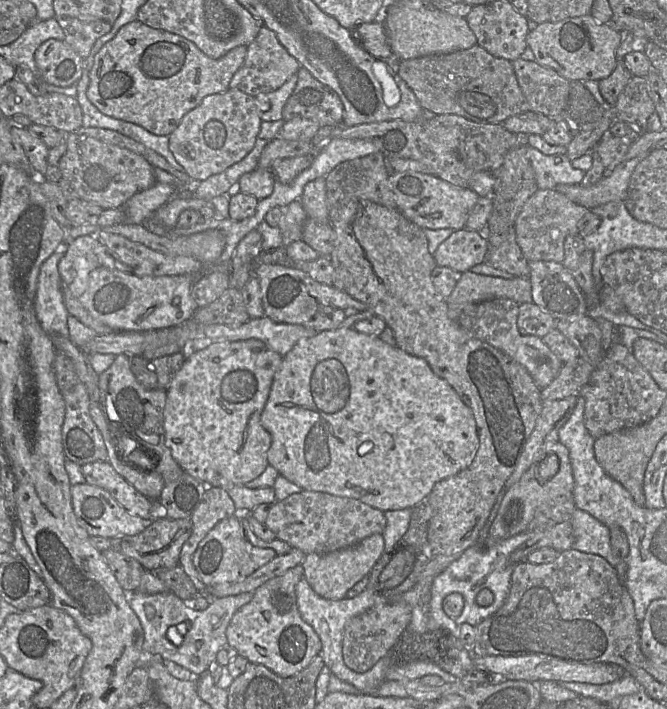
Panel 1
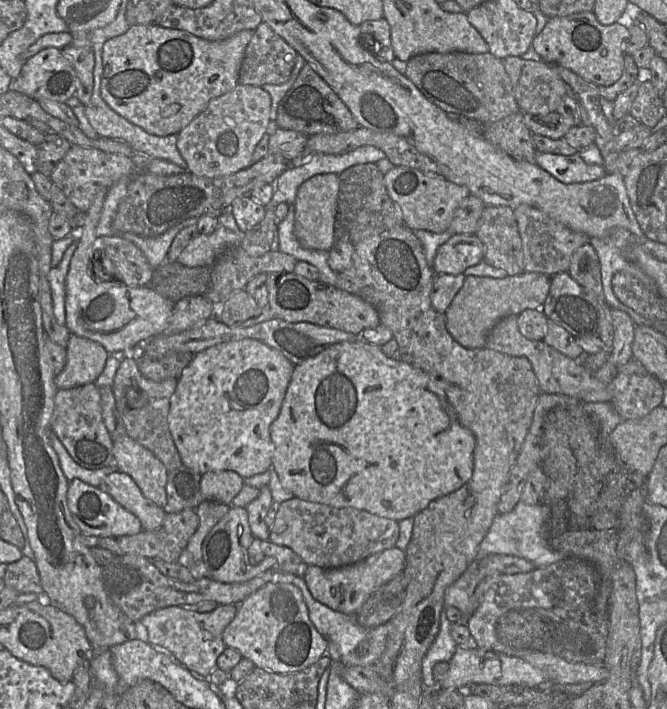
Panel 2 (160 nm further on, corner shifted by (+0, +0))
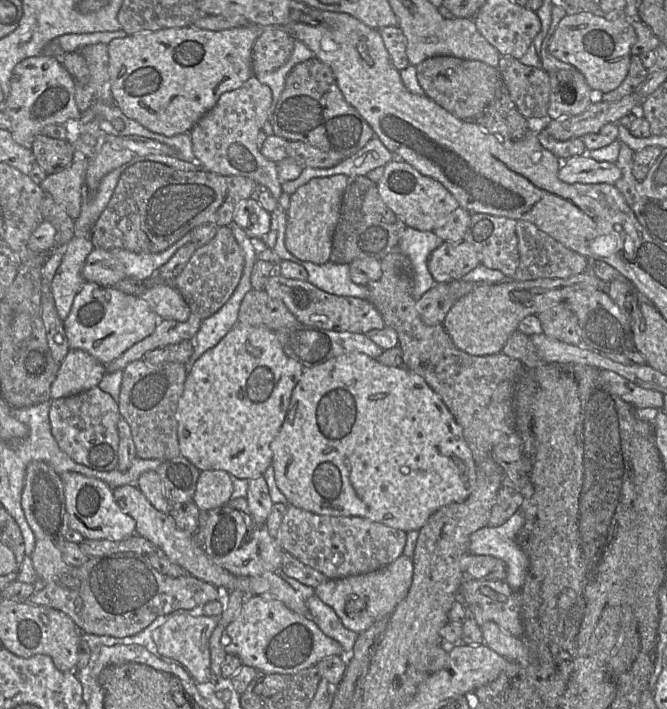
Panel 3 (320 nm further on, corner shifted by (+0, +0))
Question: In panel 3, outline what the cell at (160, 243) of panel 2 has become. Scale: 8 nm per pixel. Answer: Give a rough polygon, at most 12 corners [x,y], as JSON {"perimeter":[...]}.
{"perimeter":[[193,229],[160,253],[111,252],[127,277],[155,275],[180,247],[193,243]]}

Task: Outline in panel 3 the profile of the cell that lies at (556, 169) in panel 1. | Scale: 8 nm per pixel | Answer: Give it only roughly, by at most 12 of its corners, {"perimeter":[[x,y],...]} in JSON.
{"perimeter":[[586,153],[562,161],[568,184],[613,184],[621,171]]}

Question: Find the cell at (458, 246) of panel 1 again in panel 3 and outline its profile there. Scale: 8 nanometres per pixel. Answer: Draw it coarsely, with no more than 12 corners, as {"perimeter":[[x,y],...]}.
{"perimeter":[[444,241],[431,253],[436,283],[462,279],[480,263],[471,243]]}

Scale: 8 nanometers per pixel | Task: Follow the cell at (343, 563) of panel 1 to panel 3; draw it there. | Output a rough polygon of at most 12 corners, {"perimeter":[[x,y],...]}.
{"perimeter":[[412,559],[327,579],[314,594],[359,634],[406,597]]}

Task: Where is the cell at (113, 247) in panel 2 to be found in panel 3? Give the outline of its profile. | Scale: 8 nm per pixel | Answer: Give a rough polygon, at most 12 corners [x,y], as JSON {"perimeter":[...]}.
{"perimeter":[[93,248],[82,276],[109,287],[127,277],[111,251]]}

